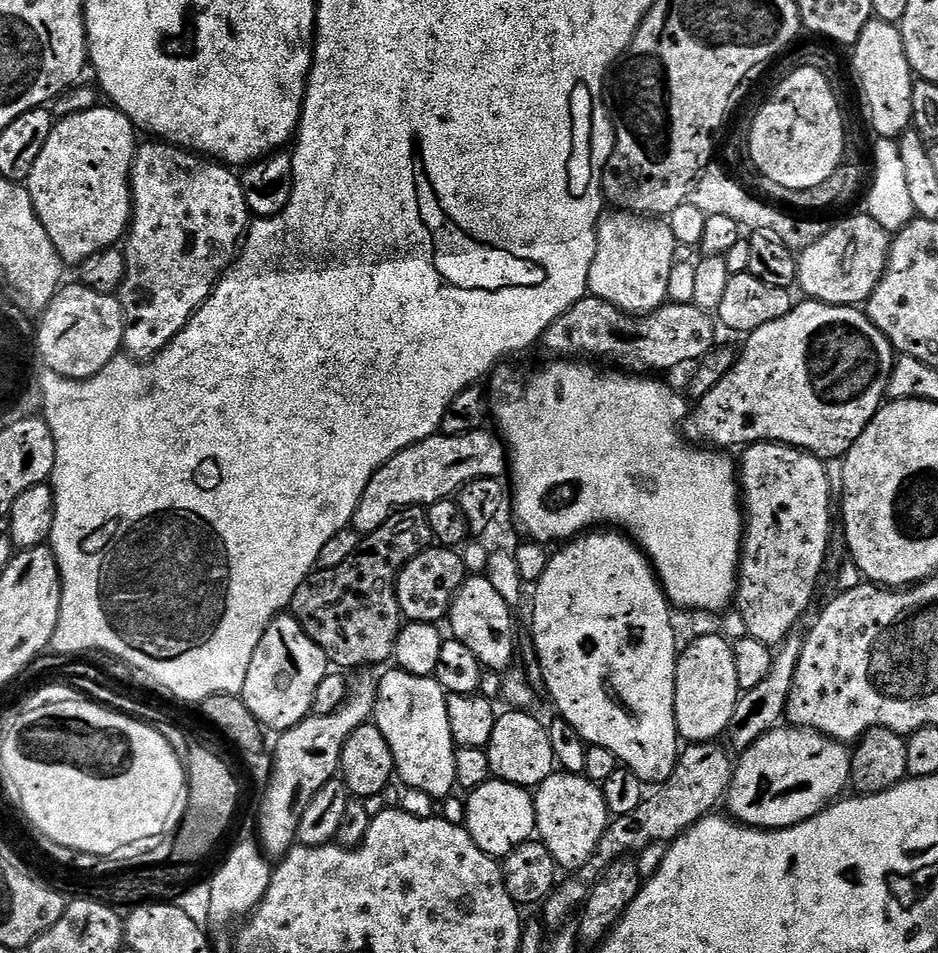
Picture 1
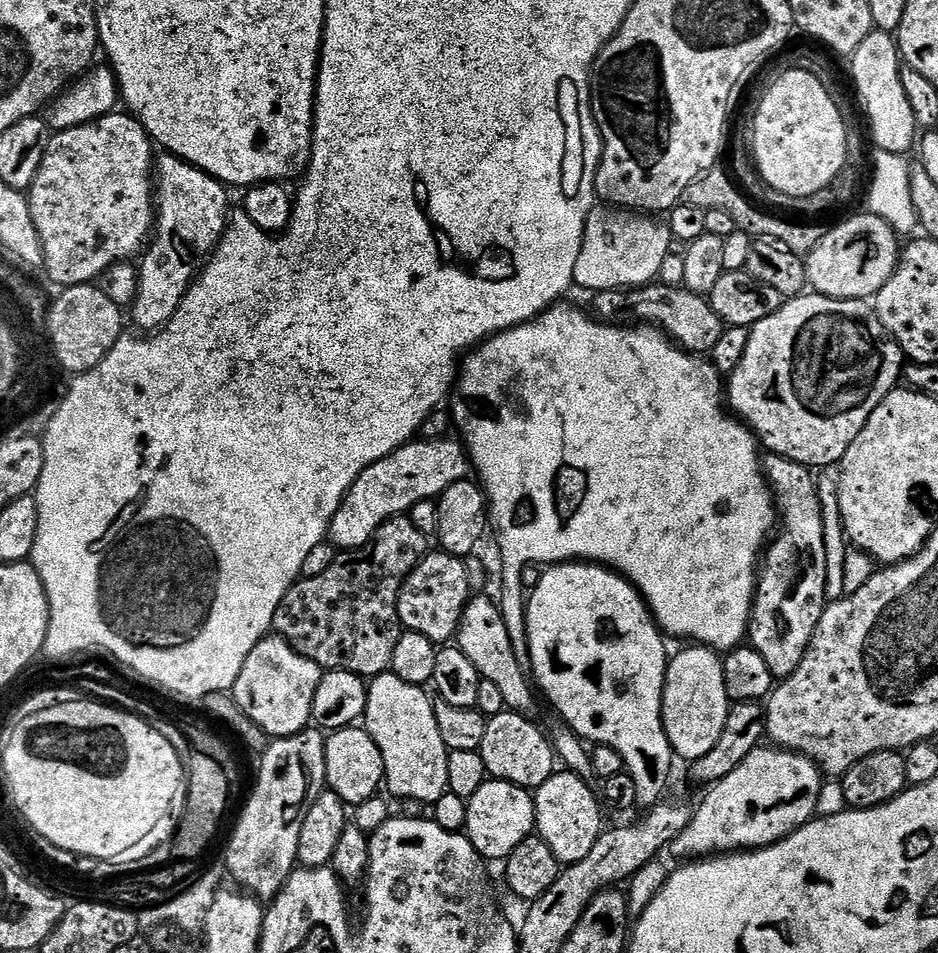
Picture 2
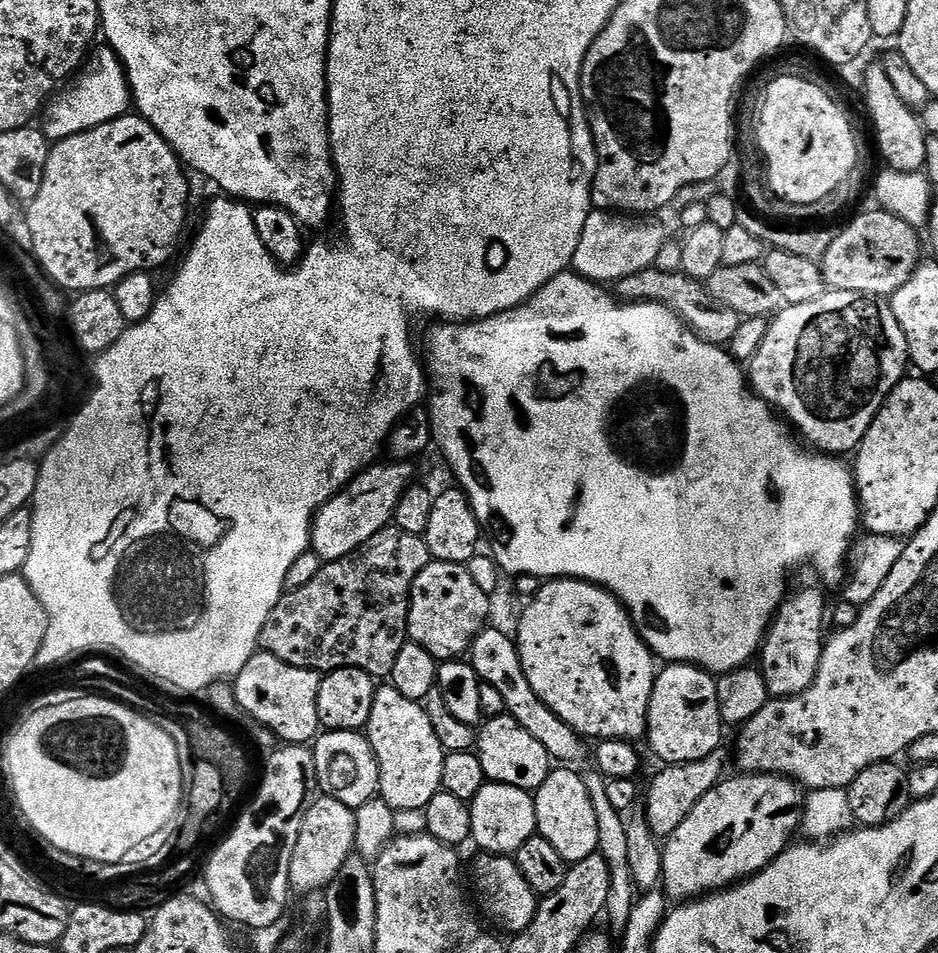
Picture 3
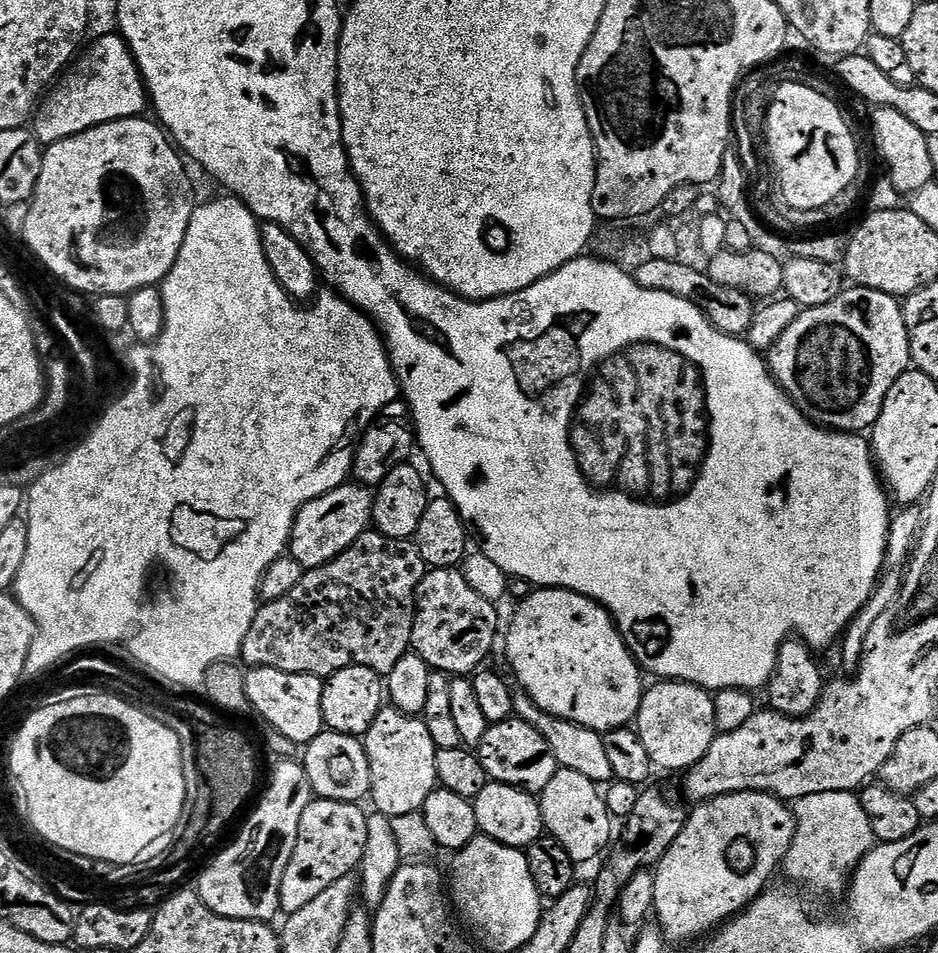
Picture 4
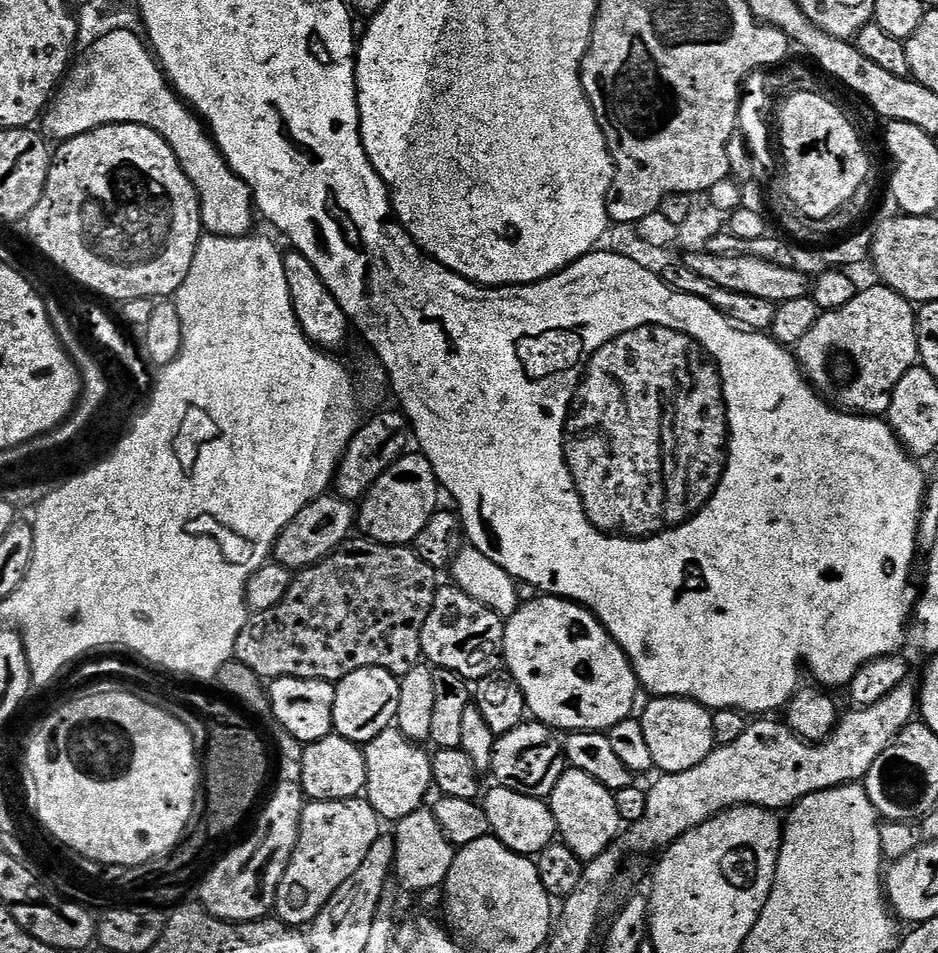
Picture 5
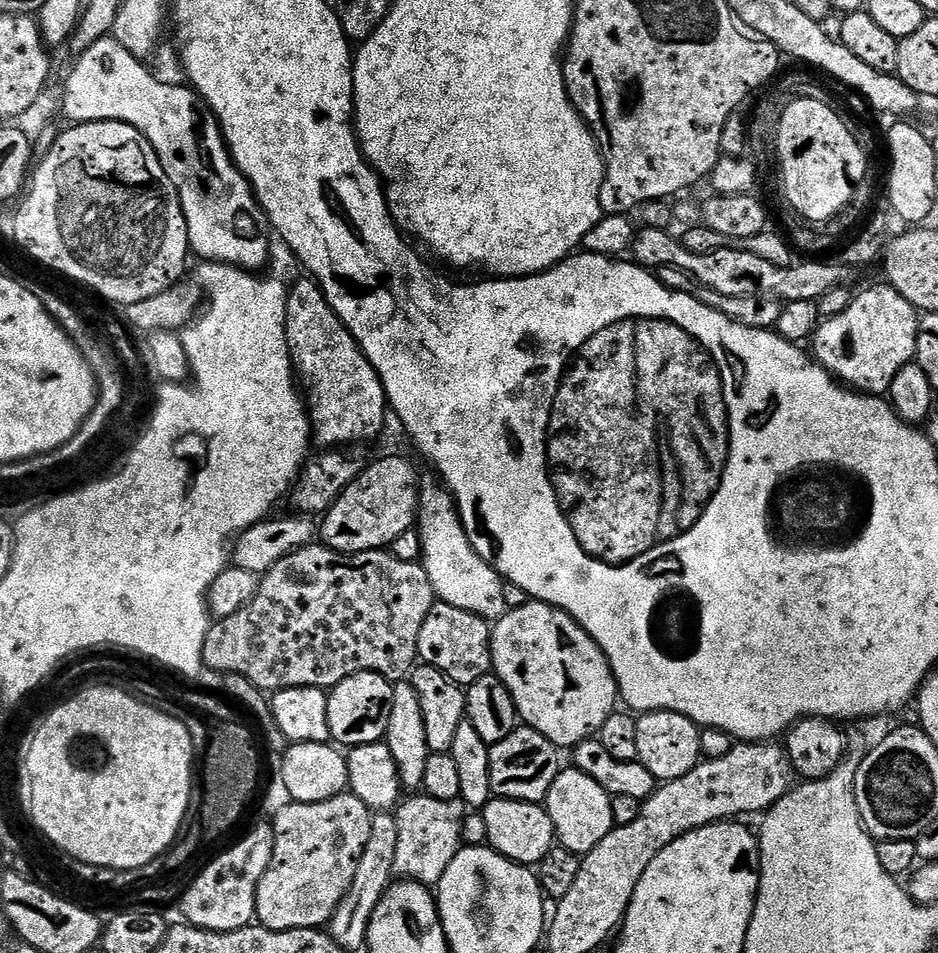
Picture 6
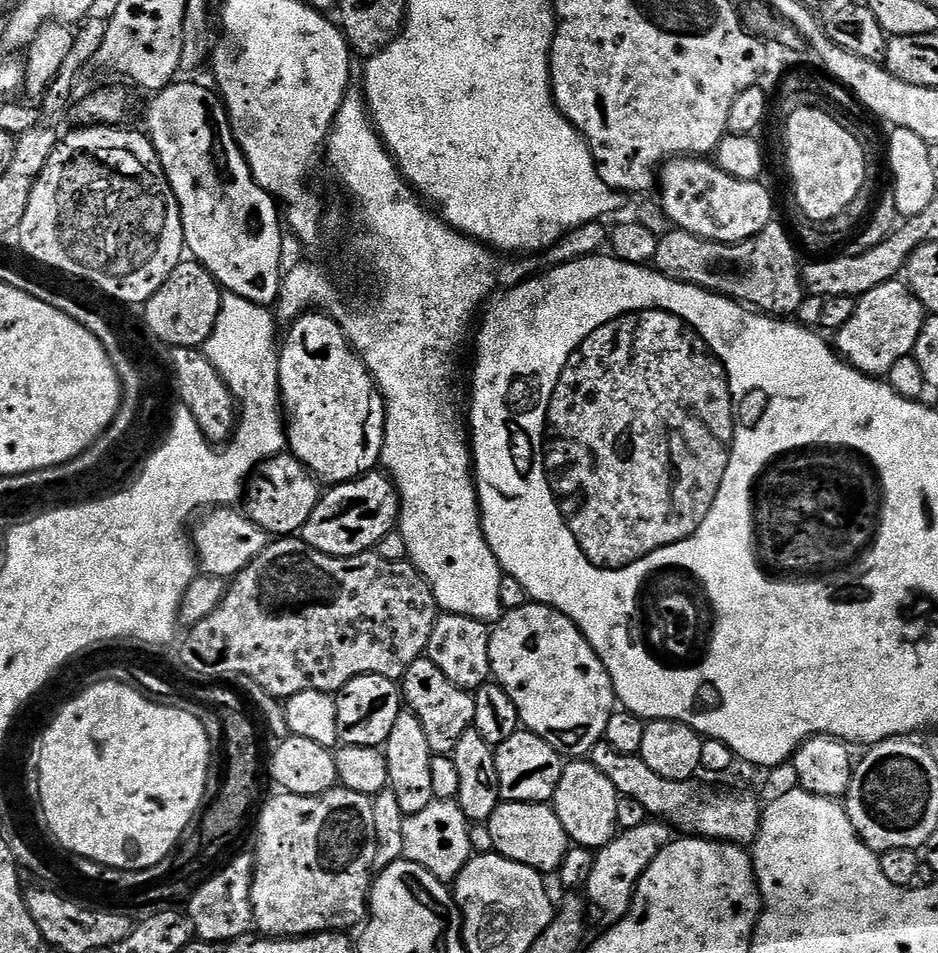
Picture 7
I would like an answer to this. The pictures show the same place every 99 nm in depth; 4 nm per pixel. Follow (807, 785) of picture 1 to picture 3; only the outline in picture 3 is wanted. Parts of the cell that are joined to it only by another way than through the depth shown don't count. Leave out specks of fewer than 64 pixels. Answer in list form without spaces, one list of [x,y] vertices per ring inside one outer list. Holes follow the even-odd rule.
[[[771,772],[735,775],[729,775],[716,784],[714,790],[710,790],[710,794],[706,794],[706,798],[702,798],[702,802],[698,802],[694,810],[690,810],[686,822],[682,822],[678,830],[666,837],[662,848],[662,888],[672,900],[676,899],[676,902],[687,902],[708,893],[718,892],[739,884],[741,880],[747,880],[749,876],[755,876],[767,864],[774,862],[774,858],[784,853],[793,839],[791,836],[801,827],[806,796],[795,780]]]

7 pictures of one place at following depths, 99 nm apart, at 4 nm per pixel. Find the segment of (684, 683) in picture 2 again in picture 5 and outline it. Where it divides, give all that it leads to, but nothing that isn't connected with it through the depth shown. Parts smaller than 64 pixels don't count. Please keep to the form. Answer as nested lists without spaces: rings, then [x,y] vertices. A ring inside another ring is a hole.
[[[657,696],[649,699],[644,713],[638,716],[642,735],[646,740],[653,765],[661,773],[685,772],[690,766],[698,766],[712,752],[715,737],[712,734],[712,715],[698,702],[681,696]]]

